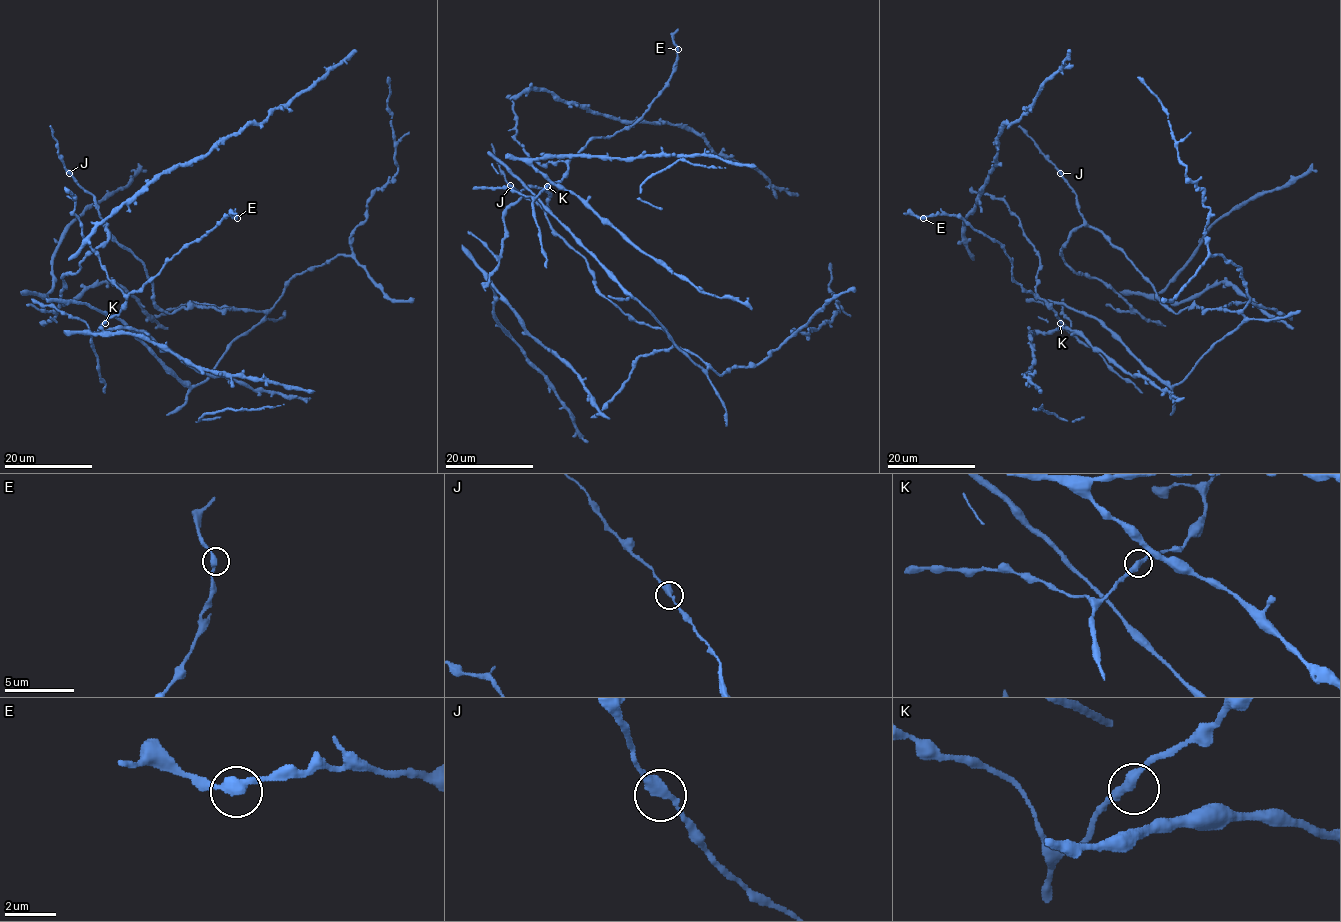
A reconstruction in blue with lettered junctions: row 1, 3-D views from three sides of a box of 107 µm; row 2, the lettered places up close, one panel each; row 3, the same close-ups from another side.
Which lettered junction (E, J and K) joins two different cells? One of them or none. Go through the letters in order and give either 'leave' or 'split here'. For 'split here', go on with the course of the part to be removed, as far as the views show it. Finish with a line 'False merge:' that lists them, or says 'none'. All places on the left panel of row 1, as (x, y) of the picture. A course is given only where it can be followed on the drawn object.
E: leave
J: leave
K: leave
False merge: none

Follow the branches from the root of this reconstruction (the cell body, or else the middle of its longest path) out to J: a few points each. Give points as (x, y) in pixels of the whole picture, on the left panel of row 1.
J: (170, 370), (201, 383), (266, 314), (162, 311), (144, 264), (69, 173)

